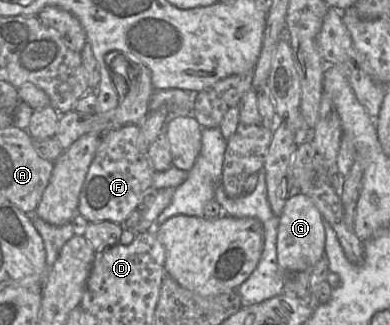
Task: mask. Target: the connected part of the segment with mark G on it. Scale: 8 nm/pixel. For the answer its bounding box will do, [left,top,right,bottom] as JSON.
[277,194,326,274]

